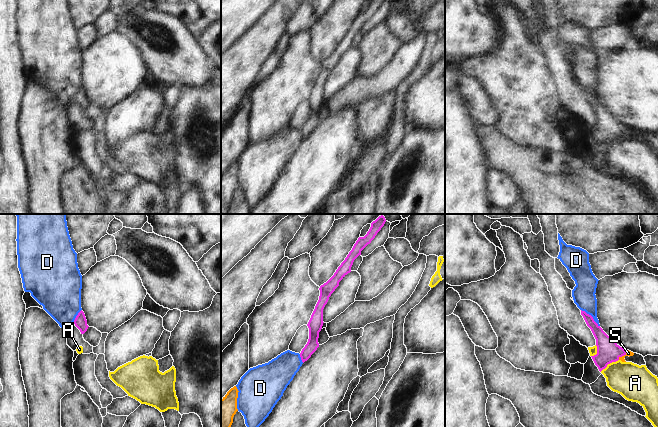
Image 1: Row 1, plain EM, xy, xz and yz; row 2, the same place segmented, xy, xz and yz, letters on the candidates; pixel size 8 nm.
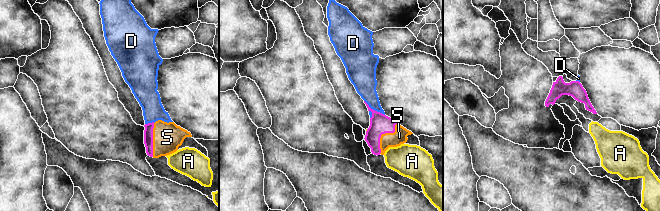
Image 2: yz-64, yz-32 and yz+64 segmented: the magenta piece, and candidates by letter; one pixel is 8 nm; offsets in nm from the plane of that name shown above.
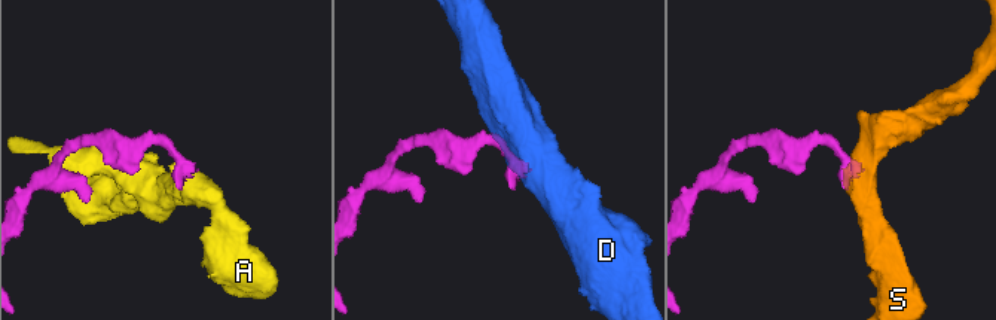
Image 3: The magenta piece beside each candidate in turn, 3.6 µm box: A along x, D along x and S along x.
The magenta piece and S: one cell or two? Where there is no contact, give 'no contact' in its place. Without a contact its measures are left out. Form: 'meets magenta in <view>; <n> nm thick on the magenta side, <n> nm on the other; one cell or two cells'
meets magenta in yz; 180 nm thick on the magenta side, 50 nm on the other; one cell

